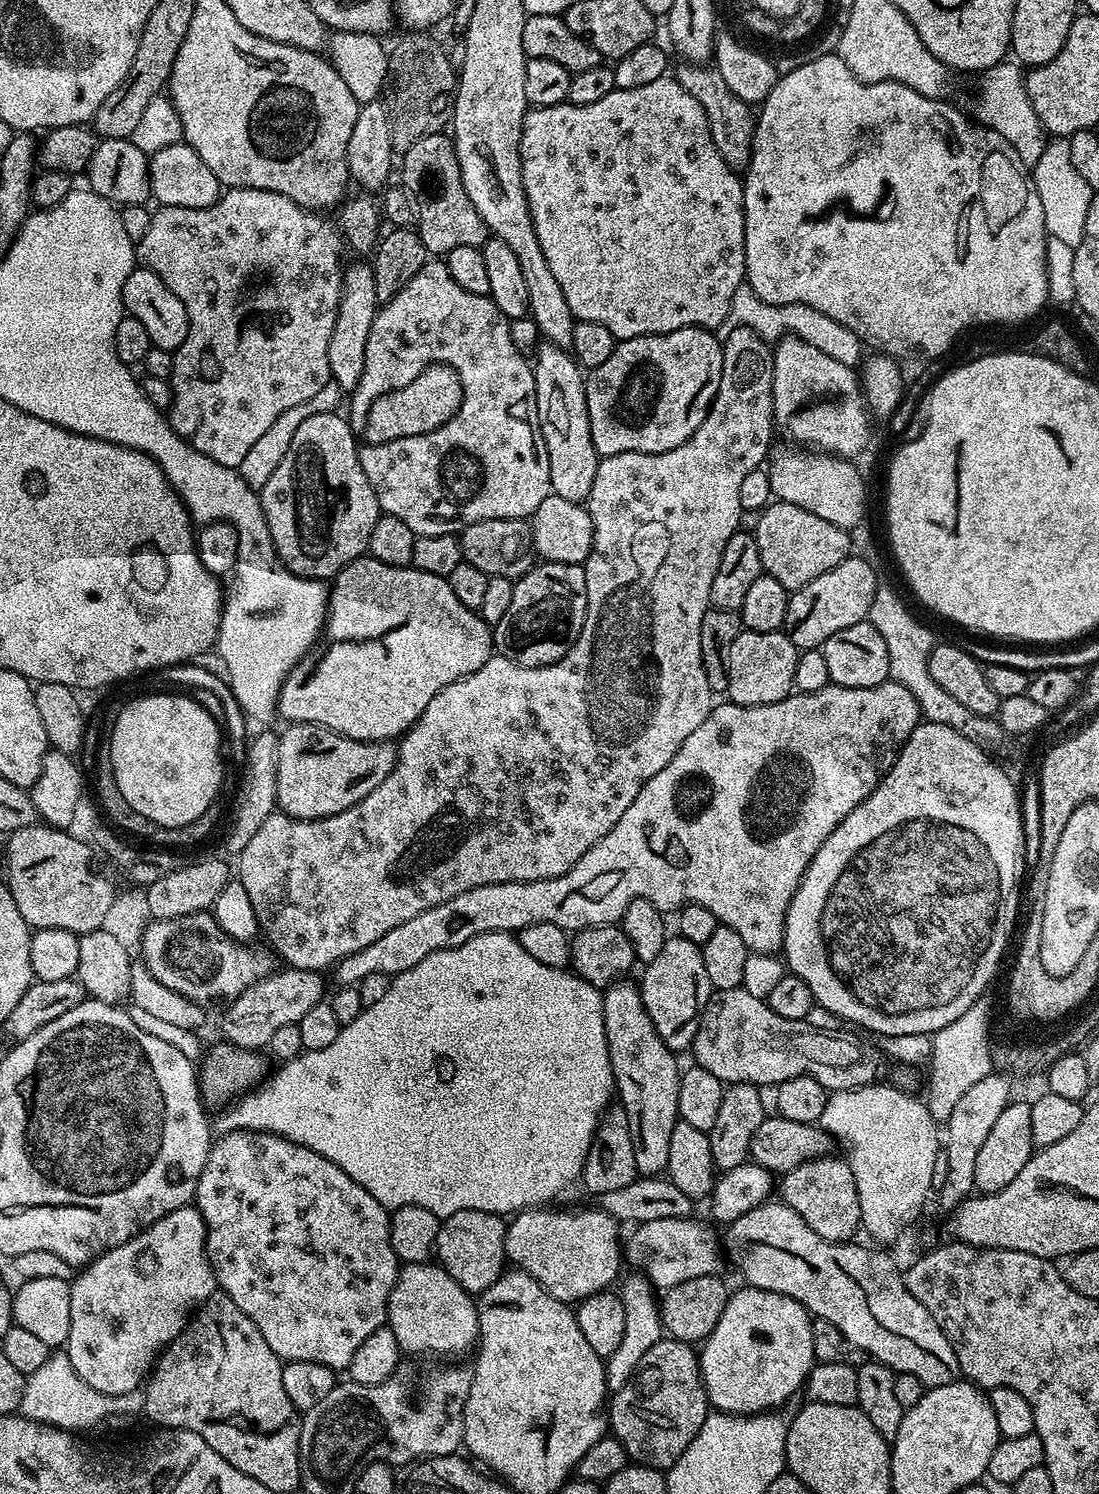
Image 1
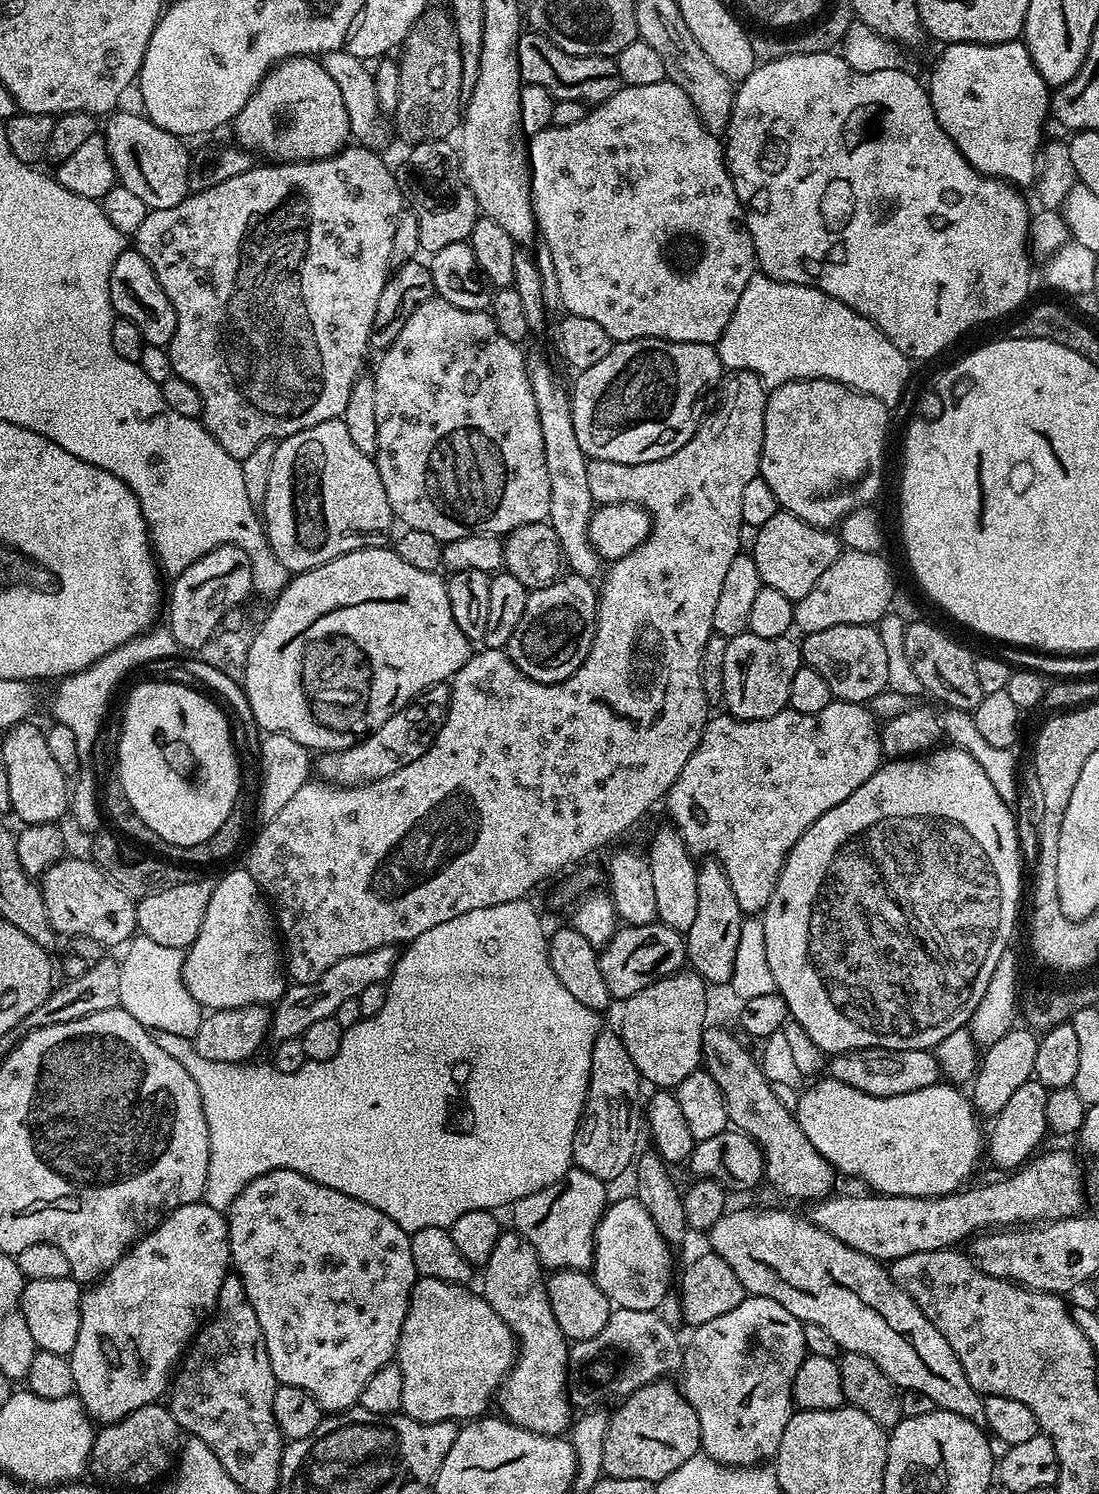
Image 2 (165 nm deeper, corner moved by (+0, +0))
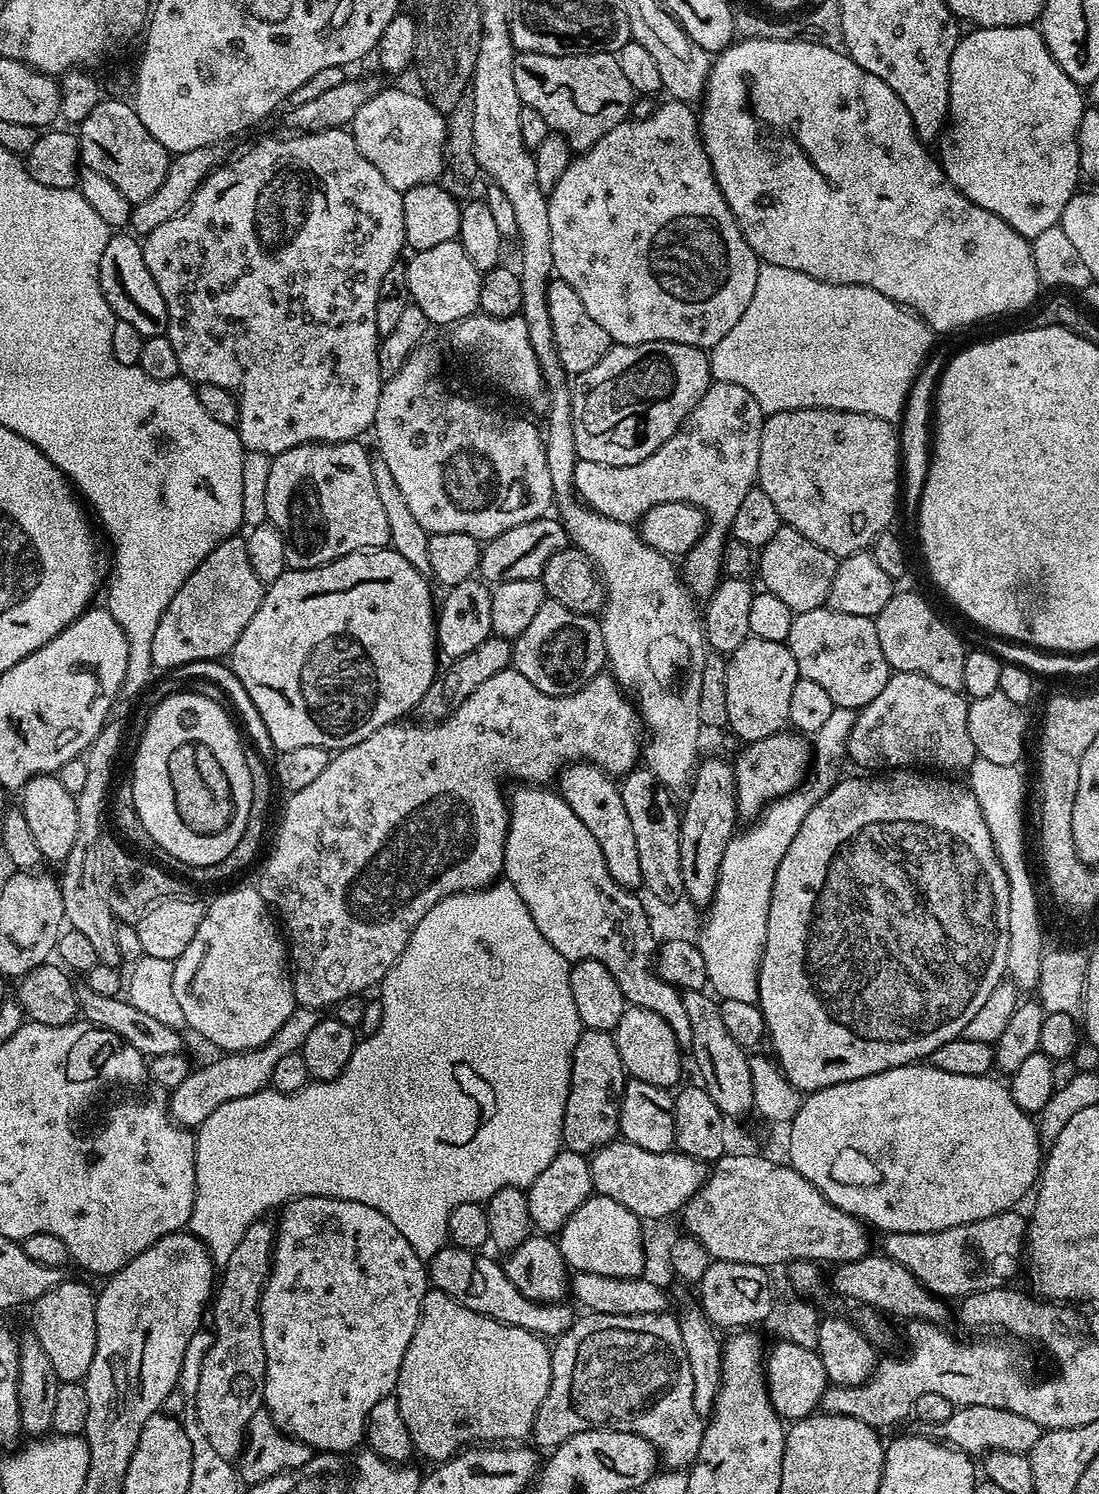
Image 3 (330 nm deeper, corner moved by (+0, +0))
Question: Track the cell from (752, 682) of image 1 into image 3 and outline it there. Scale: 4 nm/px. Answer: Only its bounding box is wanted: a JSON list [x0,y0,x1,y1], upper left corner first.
[726,635,801,742]

